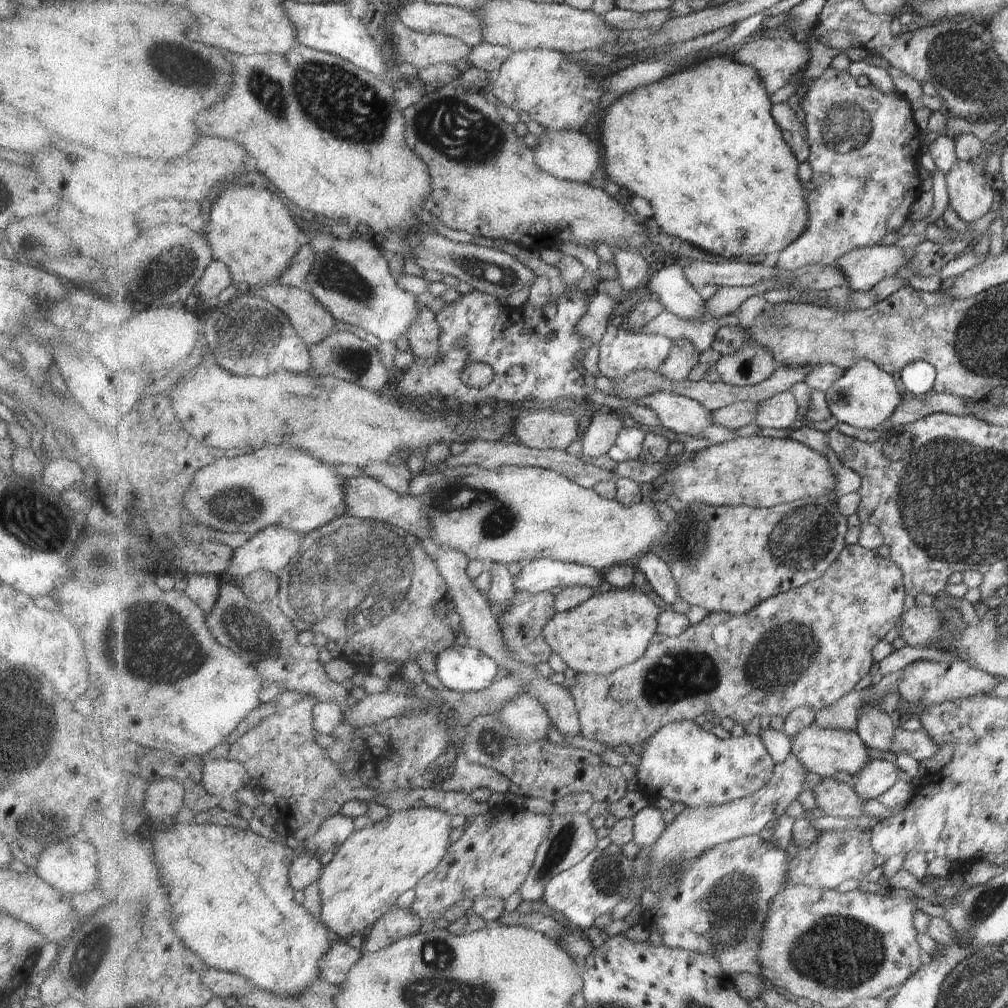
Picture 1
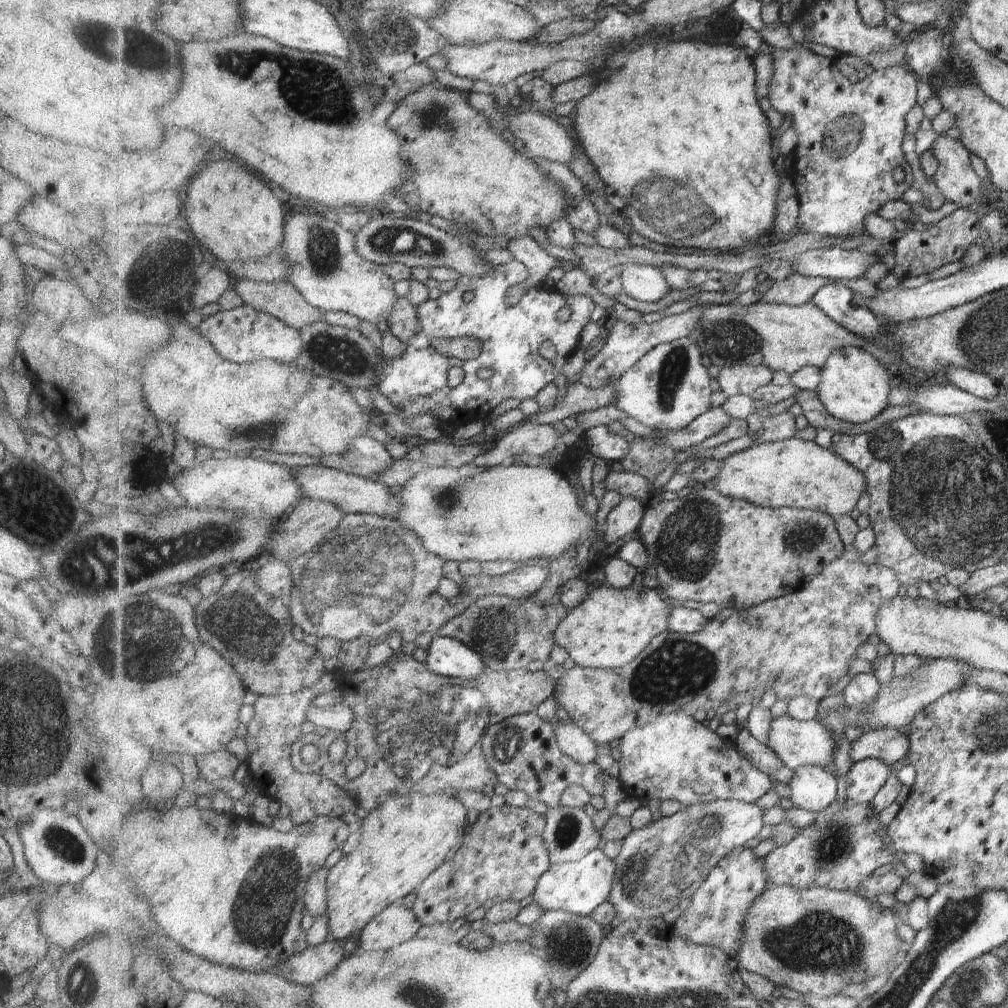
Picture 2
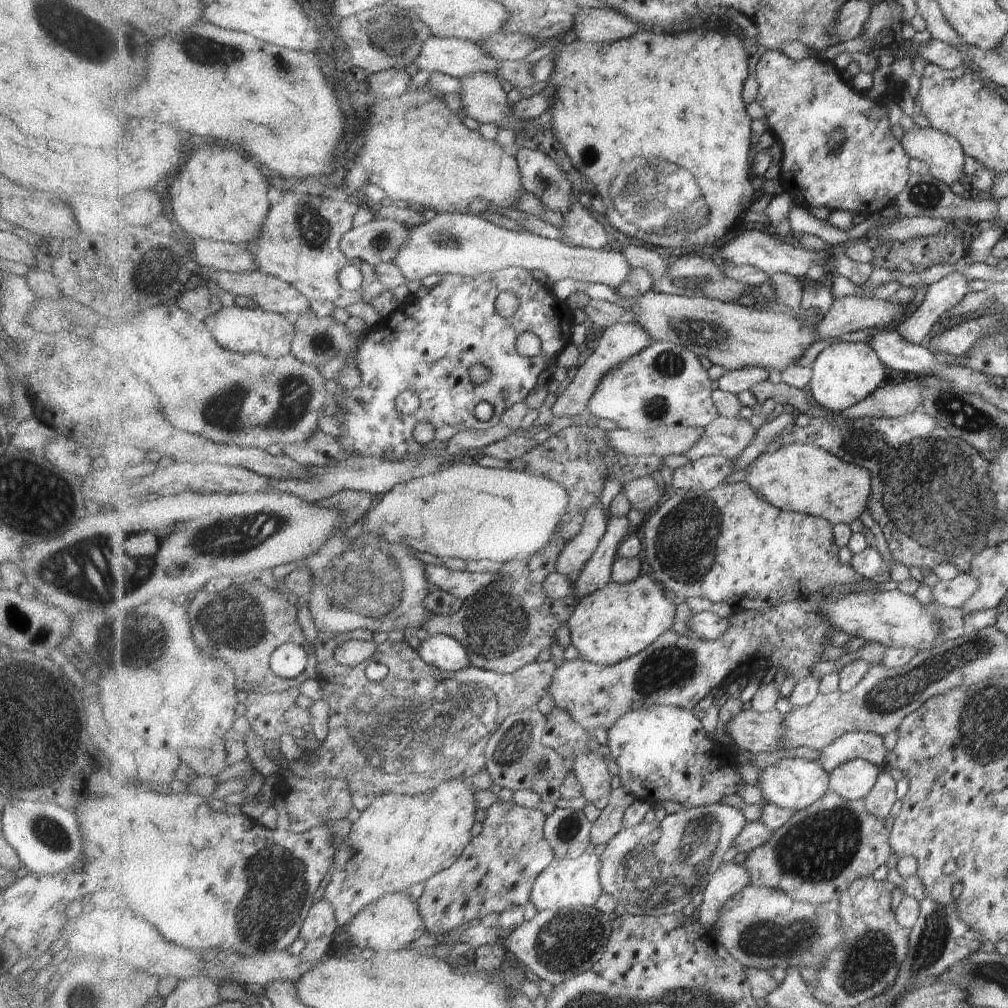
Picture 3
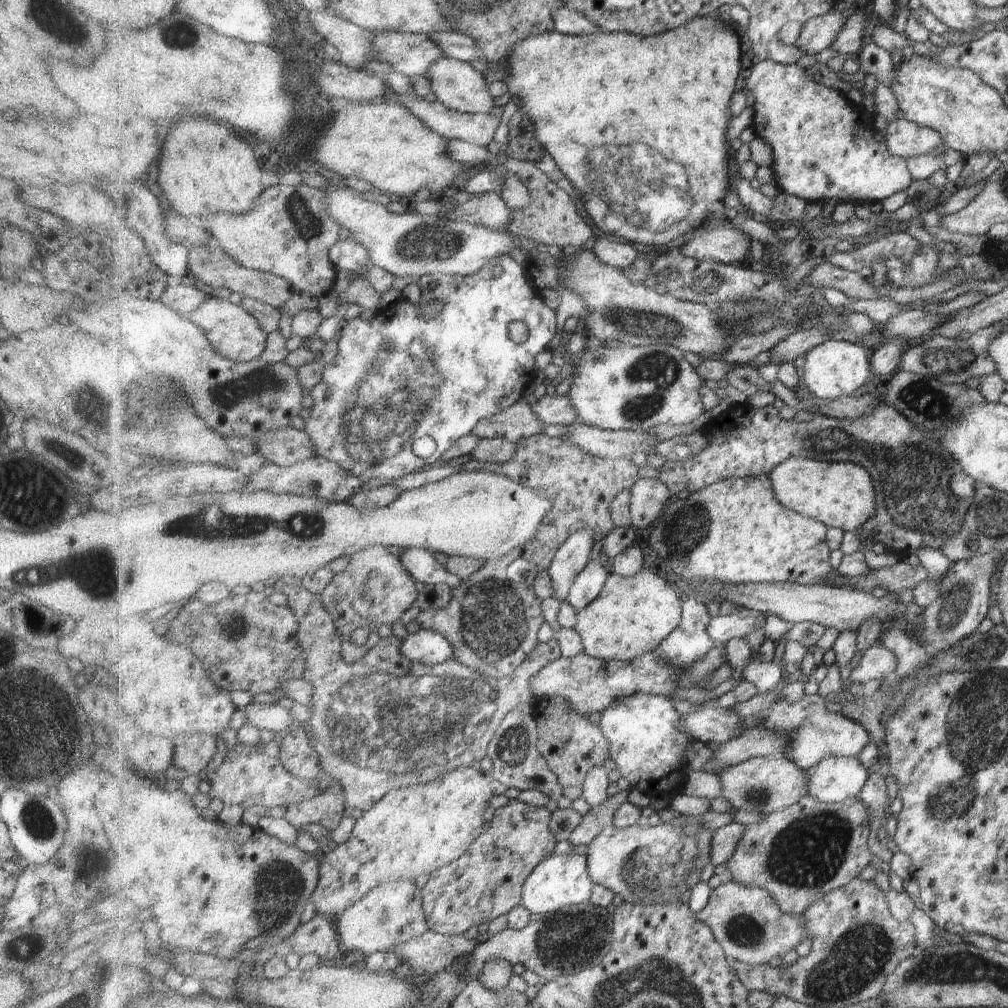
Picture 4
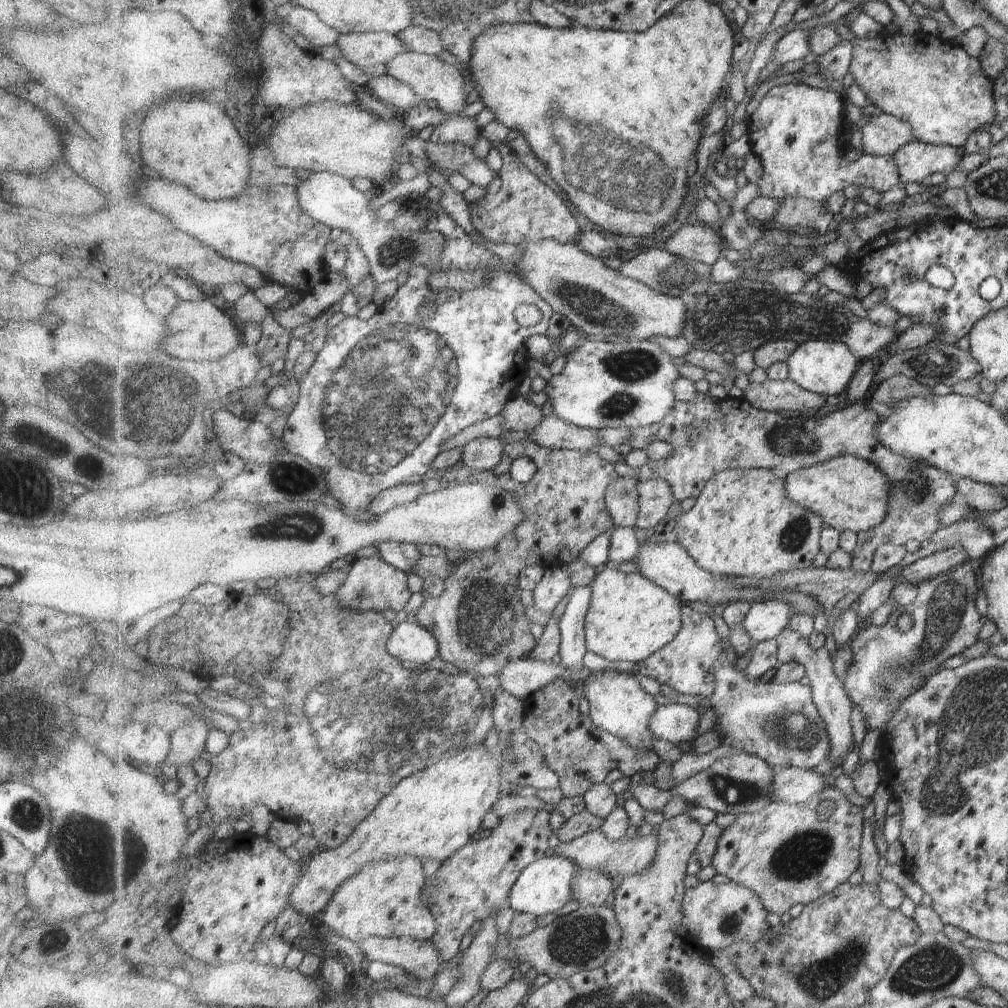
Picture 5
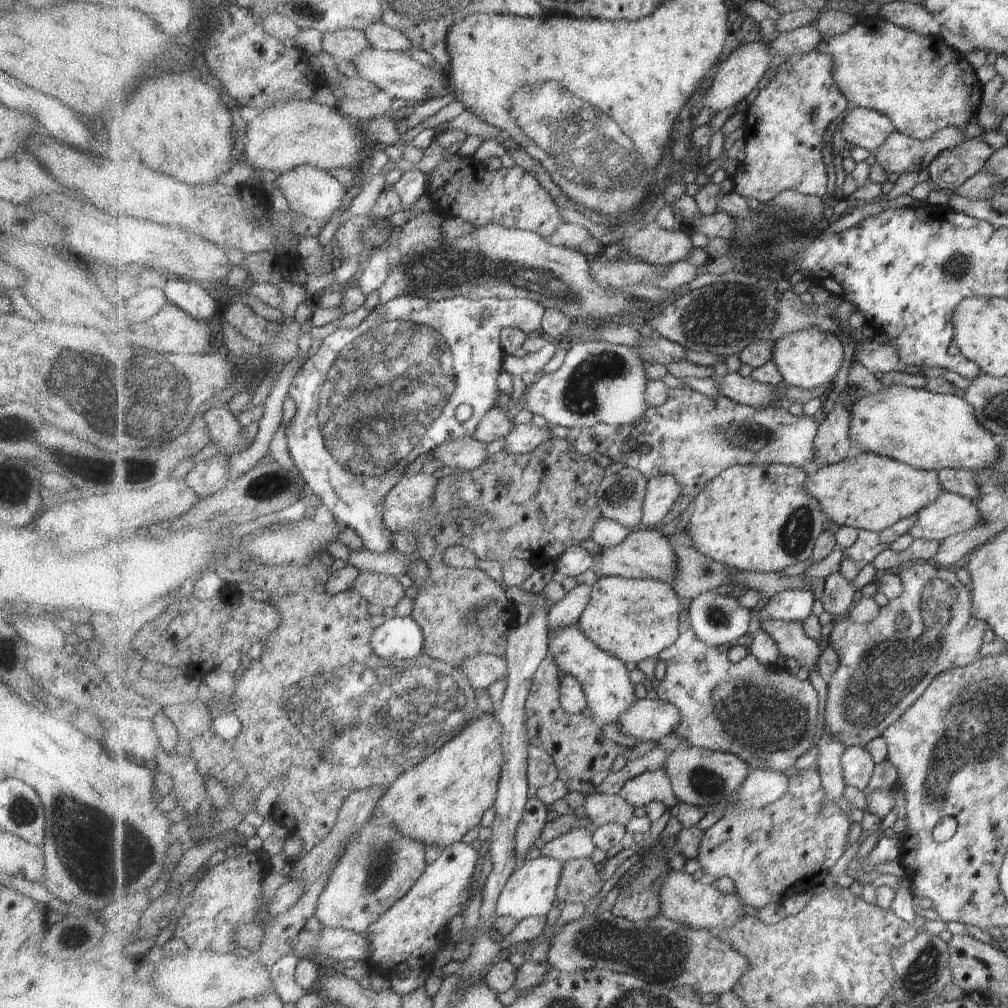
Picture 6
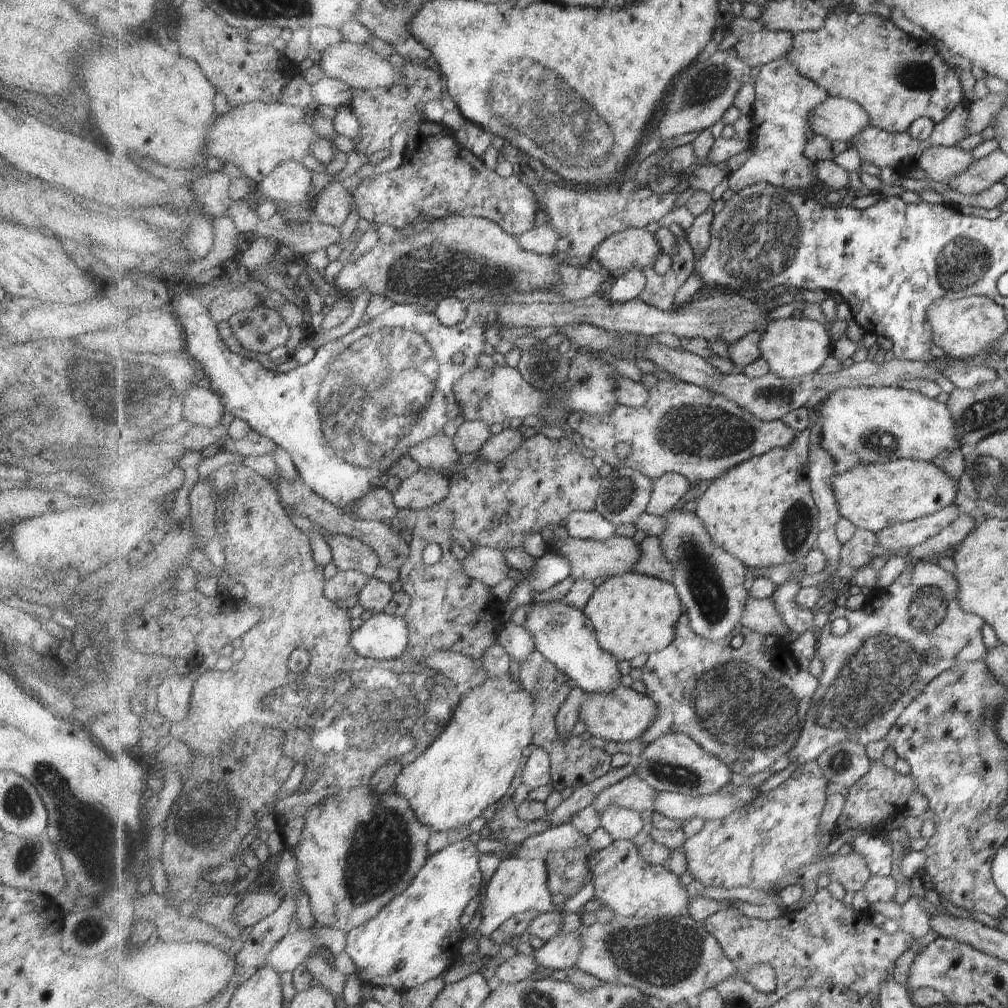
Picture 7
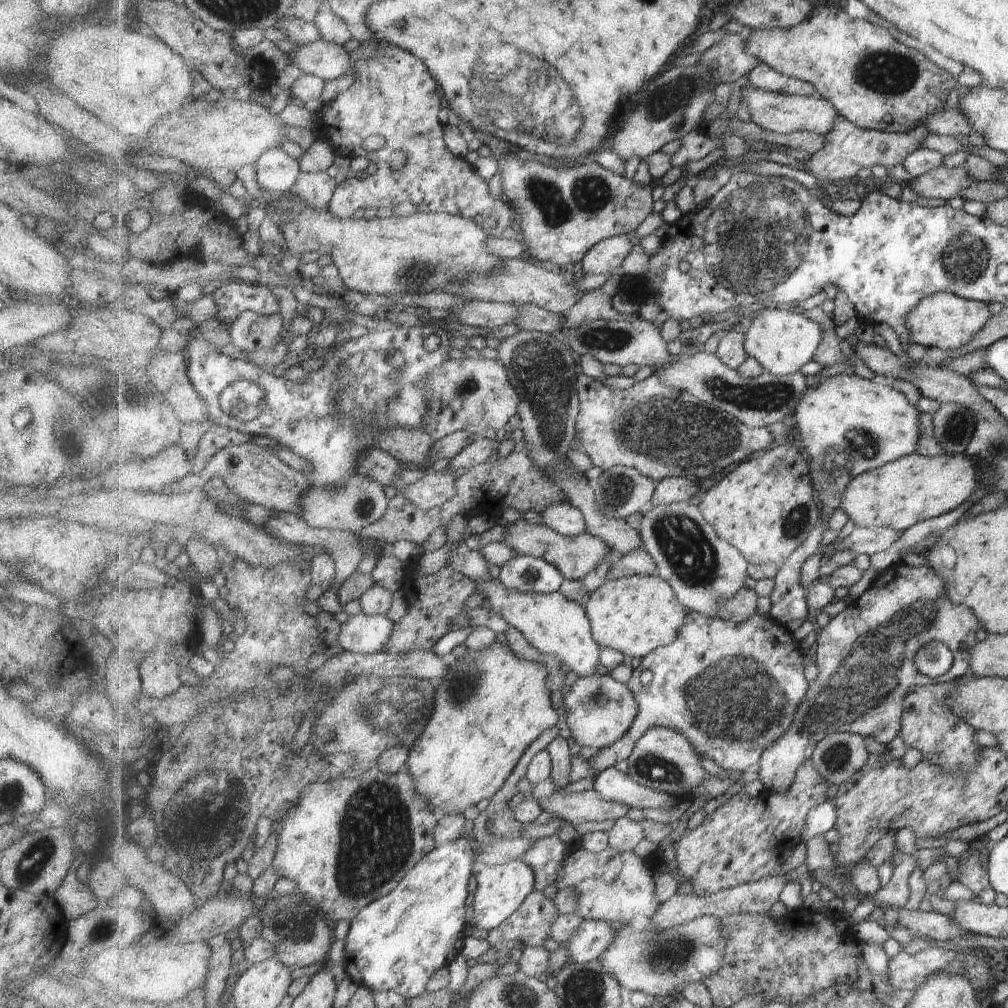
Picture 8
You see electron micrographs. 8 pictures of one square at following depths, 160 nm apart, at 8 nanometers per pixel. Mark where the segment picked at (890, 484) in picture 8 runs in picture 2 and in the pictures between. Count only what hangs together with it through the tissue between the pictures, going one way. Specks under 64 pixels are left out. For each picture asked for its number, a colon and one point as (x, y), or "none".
2: (795, 473)
3: (804, 478)
4: (842, 494)
5: (850, 494)
6: (870, 492)
7: (873, 496)

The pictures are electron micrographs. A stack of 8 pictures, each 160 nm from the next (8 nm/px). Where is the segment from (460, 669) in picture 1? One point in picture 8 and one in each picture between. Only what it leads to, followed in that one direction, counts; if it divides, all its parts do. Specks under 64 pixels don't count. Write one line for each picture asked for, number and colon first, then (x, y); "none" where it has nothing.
2: (448, 657)
3: (443, 651)
4: (426, 646)
5: (410, 642)
6: (399, 639)
7: (383, 637)
8: (367, 634)

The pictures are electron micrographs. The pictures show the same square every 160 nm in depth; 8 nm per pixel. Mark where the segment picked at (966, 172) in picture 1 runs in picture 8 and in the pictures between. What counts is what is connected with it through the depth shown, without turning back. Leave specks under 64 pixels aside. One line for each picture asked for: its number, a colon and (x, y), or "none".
2: (956, 181)
3: (944, 155)
4: (904, 138)
5: (883, 135)
6: (866, 128)
7: (839, 119)
8: (778, 113)

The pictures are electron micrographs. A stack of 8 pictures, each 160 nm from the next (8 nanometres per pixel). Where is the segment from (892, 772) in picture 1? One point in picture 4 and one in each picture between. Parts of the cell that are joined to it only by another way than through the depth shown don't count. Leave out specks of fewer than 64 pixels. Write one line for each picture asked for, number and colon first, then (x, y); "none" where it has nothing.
2: (865, 778)
3: (853, 780)
4: (835, 779)

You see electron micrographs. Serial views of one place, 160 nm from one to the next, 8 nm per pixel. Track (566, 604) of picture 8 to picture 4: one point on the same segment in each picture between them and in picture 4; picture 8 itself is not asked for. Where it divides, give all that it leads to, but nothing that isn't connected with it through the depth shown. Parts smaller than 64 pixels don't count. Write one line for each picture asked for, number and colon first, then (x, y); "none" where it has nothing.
4: (646, 742)
5: (619, 705)
6: (608, 685)
7: (565, 636)

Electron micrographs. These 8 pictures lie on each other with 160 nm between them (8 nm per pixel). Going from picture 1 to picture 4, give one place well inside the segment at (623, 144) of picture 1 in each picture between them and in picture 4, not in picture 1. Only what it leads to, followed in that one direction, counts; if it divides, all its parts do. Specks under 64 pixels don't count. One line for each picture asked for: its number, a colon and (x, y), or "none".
2: (696, 119)
3: (691, 83)
4: (585, 95)

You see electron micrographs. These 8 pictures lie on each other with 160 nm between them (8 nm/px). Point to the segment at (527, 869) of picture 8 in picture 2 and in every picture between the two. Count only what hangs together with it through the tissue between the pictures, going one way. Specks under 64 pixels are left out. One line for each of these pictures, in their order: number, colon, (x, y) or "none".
2: (579, 887)
3: (567, 882)
4: (560, 881)
5: (546, 886)
6: (532, 891)
7: (518, 886)

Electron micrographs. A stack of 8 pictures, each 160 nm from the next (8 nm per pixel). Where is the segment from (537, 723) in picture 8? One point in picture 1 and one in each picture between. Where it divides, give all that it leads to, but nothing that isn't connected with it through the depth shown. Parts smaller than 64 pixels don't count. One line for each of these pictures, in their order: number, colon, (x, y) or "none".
1: (366, 876)
2: (393, 850)
3: (400, 840)
4: (415, 830)
5: (432, 815)
6: (437, 802)
7: (471, 766)

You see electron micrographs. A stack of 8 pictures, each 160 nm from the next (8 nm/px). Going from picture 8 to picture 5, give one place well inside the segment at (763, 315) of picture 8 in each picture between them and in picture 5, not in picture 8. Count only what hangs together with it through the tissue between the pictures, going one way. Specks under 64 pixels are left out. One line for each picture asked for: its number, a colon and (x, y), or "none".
5: (824, 368)
6: (808, 359)
7: (794, 347)

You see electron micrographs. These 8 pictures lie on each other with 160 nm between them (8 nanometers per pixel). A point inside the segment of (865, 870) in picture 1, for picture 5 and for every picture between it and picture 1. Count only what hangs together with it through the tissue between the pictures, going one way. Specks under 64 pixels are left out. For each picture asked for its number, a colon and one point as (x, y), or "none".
2: (844, 846)
3: (824, 848)
4: (799, 854)
5: (786, 854)

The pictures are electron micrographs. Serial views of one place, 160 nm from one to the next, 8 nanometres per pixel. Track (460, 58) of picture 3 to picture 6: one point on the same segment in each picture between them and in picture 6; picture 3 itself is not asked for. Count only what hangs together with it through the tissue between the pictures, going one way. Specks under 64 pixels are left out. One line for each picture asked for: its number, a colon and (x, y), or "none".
4: (412, 54)
5: (363, 49)
6: (344, 45)

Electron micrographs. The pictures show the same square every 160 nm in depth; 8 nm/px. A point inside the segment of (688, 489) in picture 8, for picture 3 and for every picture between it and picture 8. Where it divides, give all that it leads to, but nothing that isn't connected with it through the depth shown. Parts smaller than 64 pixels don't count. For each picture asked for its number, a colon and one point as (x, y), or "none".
3: (644, 493)
4: (649, 496)
5: (655, 496)
6: (662, 492)
7: (667, 490)

